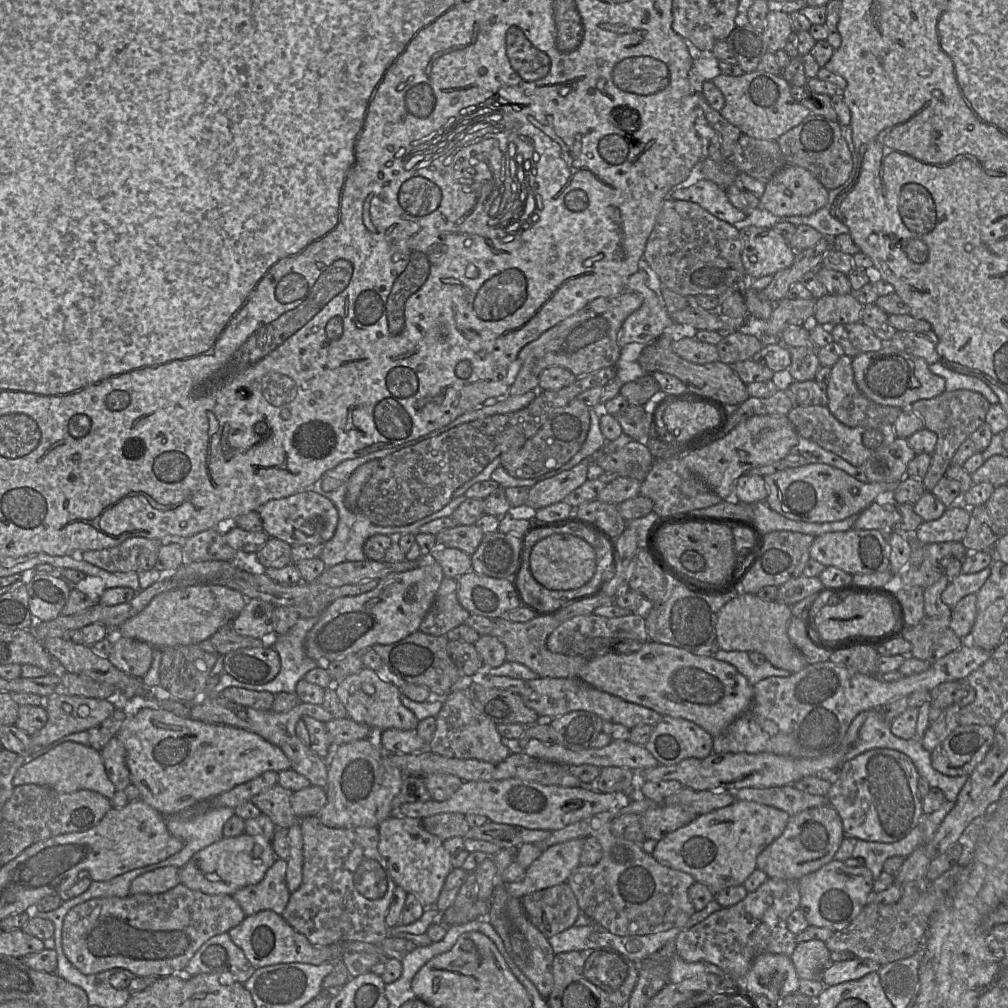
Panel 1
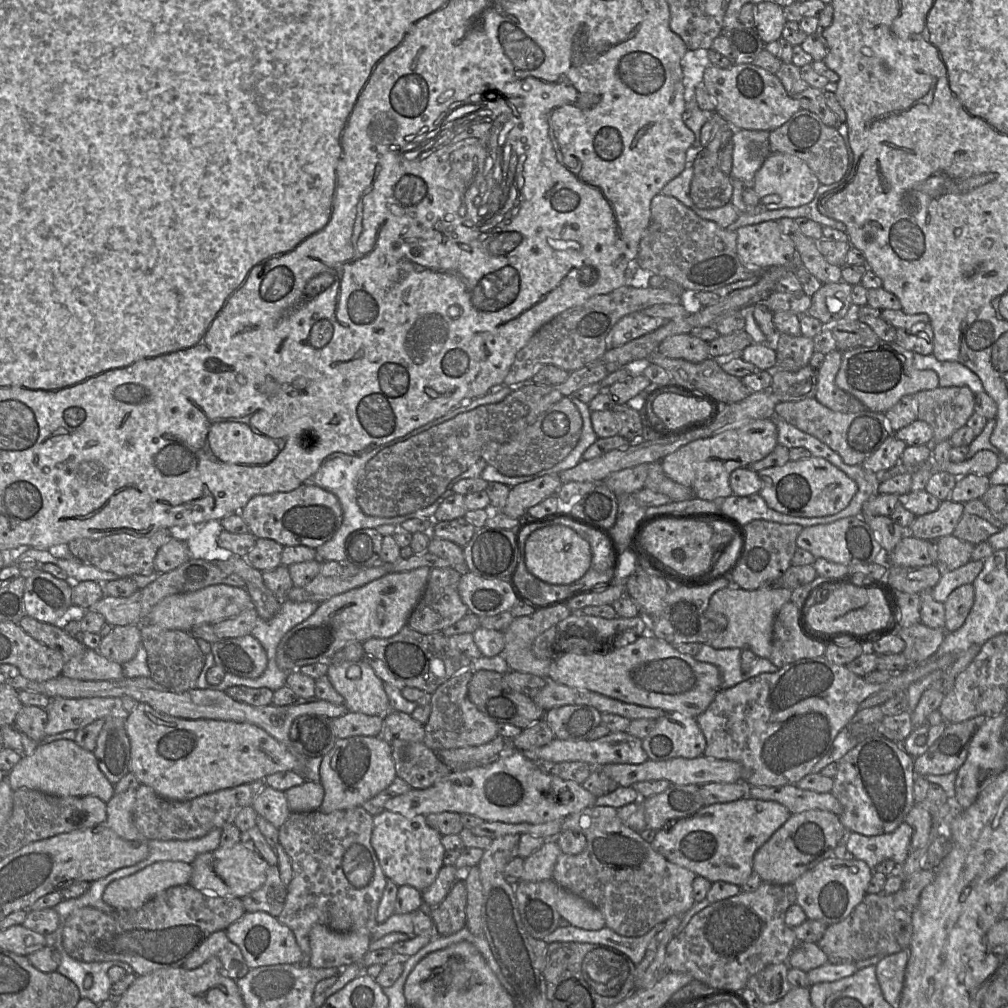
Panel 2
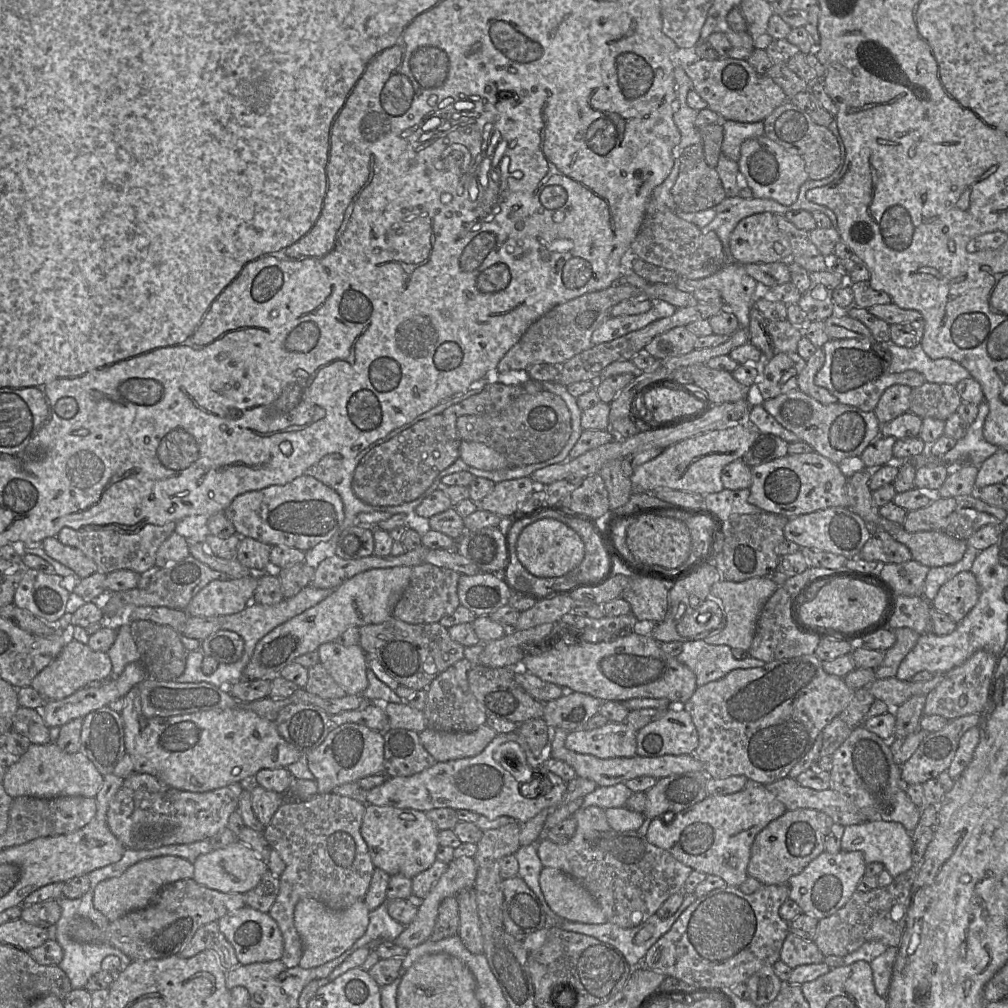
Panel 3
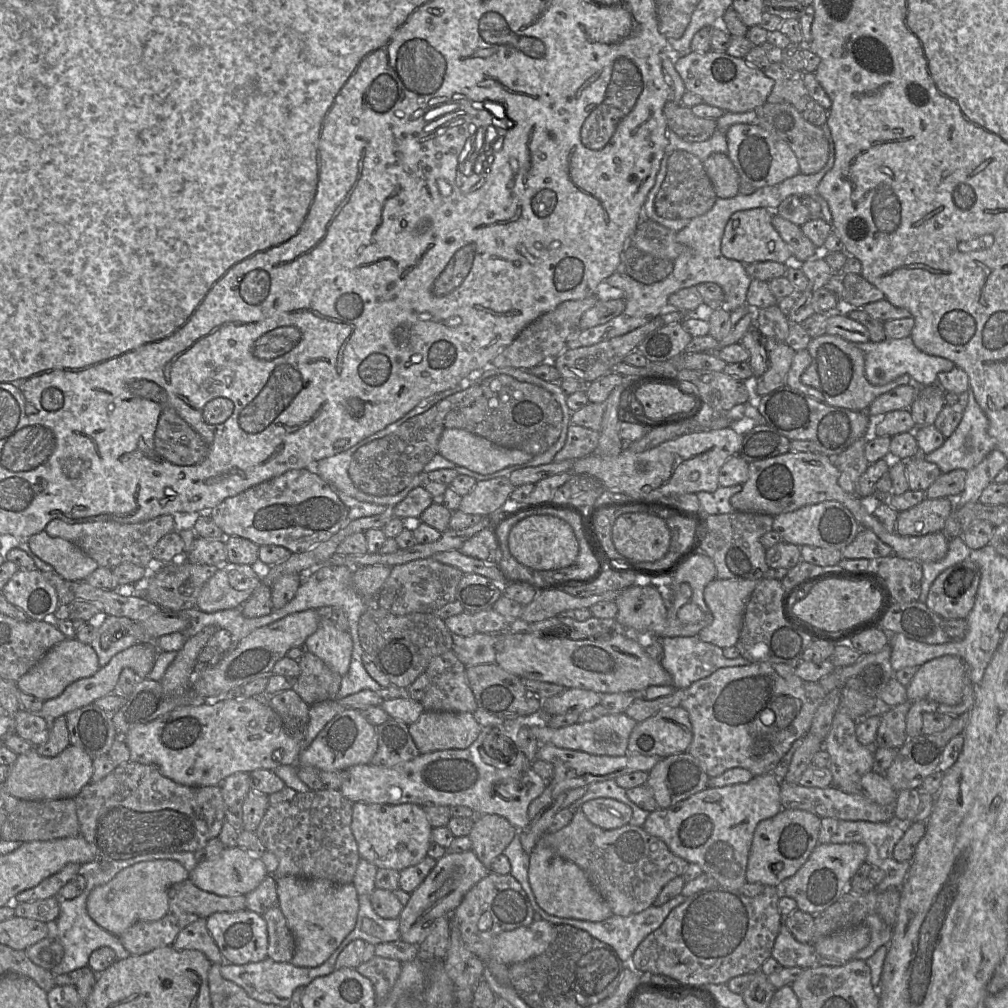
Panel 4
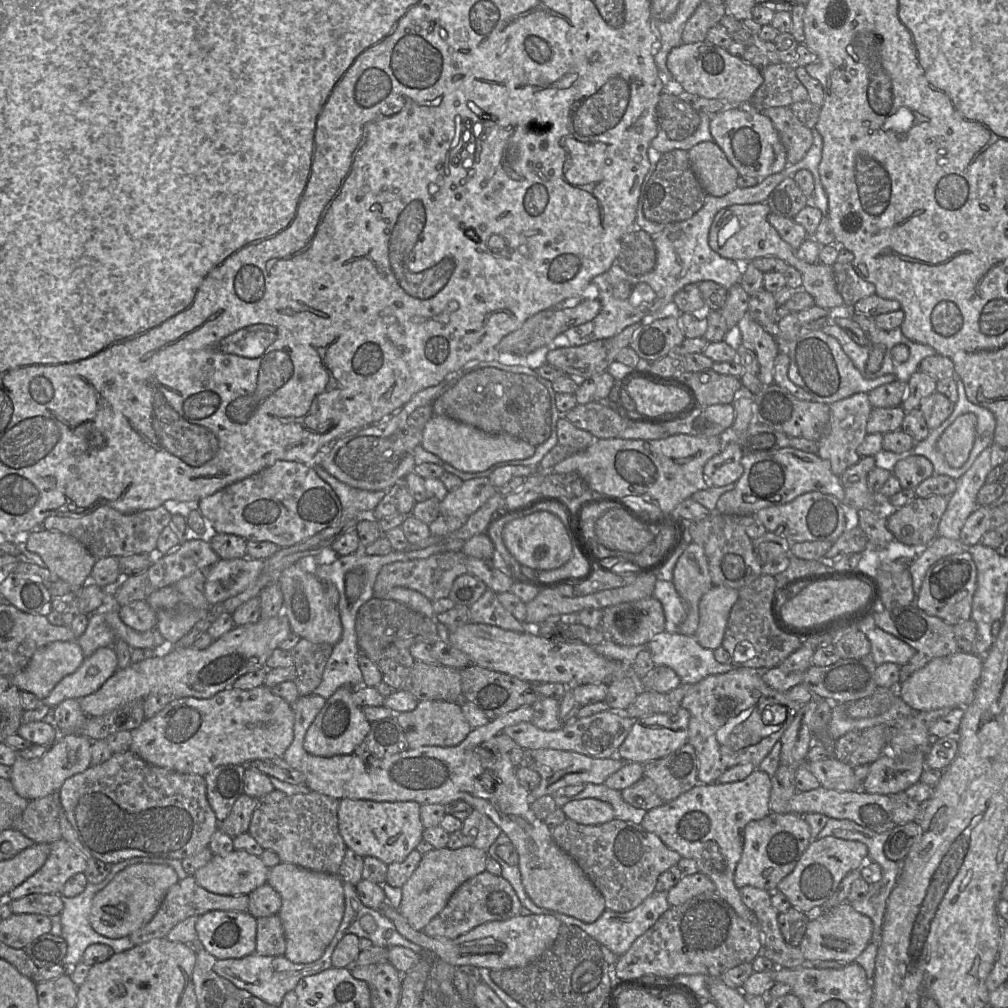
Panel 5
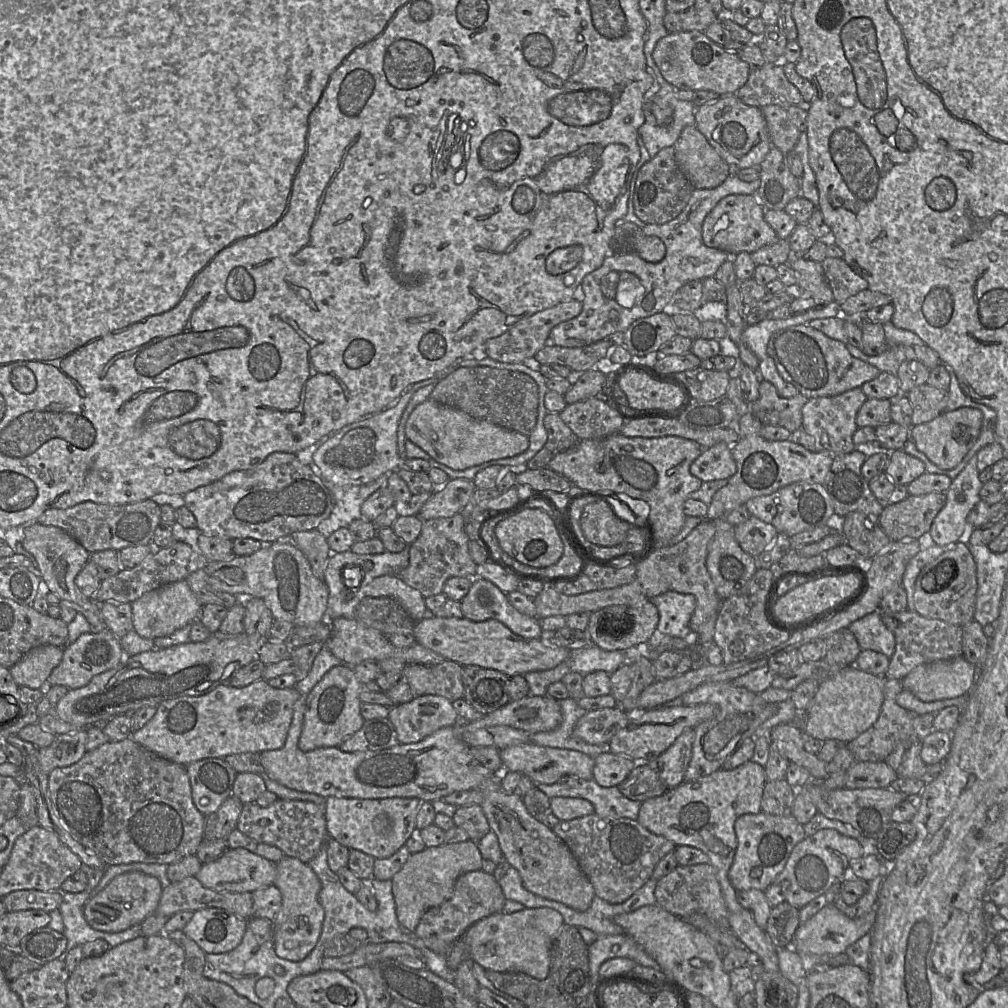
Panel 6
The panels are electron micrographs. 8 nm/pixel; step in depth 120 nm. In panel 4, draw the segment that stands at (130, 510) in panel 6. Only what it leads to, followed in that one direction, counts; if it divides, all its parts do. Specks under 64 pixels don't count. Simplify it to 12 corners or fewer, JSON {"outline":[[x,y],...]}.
{"outline":[[171,514],[138,523],[51,520],[98,566],[152,569],[154,549],[174,530]]}

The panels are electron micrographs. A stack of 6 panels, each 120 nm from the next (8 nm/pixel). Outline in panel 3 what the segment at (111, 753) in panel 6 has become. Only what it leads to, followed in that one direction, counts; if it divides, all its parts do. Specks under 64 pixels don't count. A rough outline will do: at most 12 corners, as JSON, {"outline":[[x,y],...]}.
{"outline":[[124,779],[107,824],[126,850],[209,840],[246,785],[172,788]]}

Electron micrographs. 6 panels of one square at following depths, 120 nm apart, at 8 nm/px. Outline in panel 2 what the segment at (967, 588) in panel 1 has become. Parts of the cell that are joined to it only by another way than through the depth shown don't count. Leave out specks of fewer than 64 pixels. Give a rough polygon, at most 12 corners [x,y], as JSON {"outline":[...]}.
{"outline":[[970,560],[943,571],[931,589],[933,598],[944,603],[950,593],[973,584],[983,561]]}

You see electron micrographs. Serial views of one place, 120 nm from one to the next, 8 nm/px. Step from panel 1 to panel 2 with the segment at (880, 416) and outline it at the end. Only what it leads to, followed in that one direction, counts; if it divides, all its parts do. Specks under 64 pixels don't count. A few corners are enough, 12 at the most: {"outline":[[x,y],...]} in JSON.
{"outline":[[842,353],[825,355],[817,370],[815,399],[842,413],[867,409],[835,378]]}

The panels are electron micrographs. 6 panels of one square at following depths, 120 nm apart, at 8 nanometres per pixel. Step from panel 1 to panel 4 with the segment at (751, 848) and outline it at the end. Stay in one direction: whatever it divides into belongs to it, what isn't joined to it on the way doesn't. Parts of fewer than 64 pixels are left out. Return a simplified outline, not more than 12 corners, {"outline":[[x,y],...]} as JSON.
{"outline":[[770,773],[707,787],[642,828],[740,890],[757,825],[782,810]]}

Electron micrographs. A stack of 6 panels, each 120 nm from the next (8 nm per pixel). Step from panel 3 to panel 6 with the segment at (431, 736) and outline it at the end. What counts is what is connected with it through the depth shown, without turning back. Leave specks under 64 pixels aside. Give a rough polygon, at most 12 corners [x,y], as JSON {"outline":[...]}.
{"outline":[[417,696],[388,717],[400,744],[419,742],[459,718],[452,702]]}

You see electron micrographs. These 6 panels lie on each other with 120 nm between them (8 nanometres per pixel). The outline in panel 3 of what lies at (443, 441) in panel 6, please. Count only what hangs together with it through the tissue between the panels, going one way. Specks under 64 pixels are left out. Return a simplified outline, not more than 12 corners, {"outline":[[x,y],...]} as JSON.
{"outline":[[462,440],[459,458],[485,471],[509,468],[501,454],[480,442]]}

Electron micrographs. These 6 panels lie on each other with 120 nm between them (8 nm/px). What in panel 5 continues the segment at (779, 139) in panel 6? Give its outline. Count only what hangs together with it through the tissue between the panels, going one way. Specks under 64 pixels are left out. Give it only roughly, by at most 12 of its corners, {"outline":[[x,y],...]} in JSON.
{"outline":[[789,107],[760,111],[777,131],[788,165],[801,161],[813,144]]}

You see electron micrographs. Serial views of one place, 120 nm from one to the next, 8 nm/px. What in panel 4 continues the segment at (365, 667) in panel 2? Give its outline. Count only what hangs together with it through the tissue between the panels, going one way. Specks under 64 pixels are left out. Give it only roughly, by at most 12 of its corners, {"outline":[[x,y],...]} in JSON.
{"outline":[[330,619],[306,639],[305,648],[339,675],[349,671],[349,631]]}

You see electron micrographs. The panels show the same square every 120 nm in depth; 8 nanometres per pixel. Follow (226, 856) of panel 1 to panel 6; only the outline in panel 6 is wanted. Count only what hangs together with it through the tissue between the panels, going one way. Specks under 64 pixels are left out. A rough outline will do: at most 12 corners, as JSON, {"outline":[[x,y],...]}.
{"outline":[[229,849],[194,876],[217,892],[273,885],[277,863]]}

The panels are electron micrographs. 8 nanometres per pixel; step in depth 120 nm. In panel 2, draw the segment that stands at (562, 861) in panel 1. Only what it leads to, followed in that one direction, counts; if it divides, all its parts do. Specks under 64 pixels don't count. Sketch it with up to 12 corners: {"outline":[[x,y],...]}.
{"outline":[[555,839],[524,859],[520,880],[552,879],[561,853]]}

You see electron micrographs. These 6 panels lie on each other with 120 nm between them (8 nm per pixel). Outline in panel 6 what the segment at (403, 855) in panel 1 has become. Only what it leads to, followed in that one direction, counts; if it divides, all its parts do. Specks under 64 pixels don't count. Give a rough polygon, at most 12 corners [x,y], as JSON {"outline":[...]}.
{"outline":[[418,798],[325,800],[329,835],[375,859],[416,829]]}

